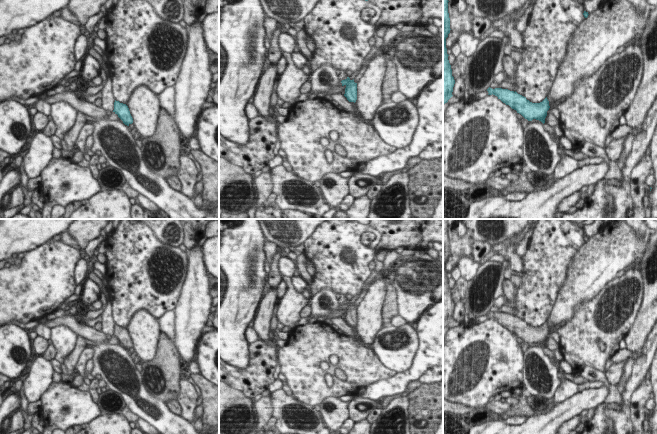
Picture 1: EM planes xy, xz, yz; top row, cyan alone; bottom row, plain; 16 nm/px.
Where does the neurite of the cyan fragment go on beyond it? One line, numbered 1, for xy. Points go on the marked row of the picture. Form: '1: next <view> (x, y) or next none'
1: next none

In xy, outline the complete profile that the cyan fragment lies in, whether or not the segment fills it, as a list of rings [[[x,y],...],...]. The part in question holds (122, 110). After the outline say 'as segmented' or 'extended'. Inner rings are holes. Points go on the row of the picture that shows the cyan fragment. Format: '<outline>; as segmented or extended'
[[[115,100],[113,112],[118,115],[125,125],[129,126],[133,123],[133,118],[126,104]]]; as segmented

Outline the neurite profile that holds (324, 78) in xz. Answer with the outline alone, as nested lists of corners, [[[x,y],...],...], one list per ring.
[[[330,64],[320,65],[319,68],[312,71],[309,75],[311,83],[311,91],[329,91],[335,88],[339,89],[342,86],[338,79],[338,70],[333,68]]]

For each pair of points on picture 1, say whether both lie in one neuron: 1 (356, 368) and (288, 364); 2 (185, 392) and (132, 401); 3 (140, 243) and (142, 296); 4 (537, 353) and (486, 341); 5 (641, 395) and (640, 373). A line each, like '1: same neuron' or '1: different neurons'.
1: same neuron
2: different neurons
3: same neuron
4: different neurons
5: different neurons

